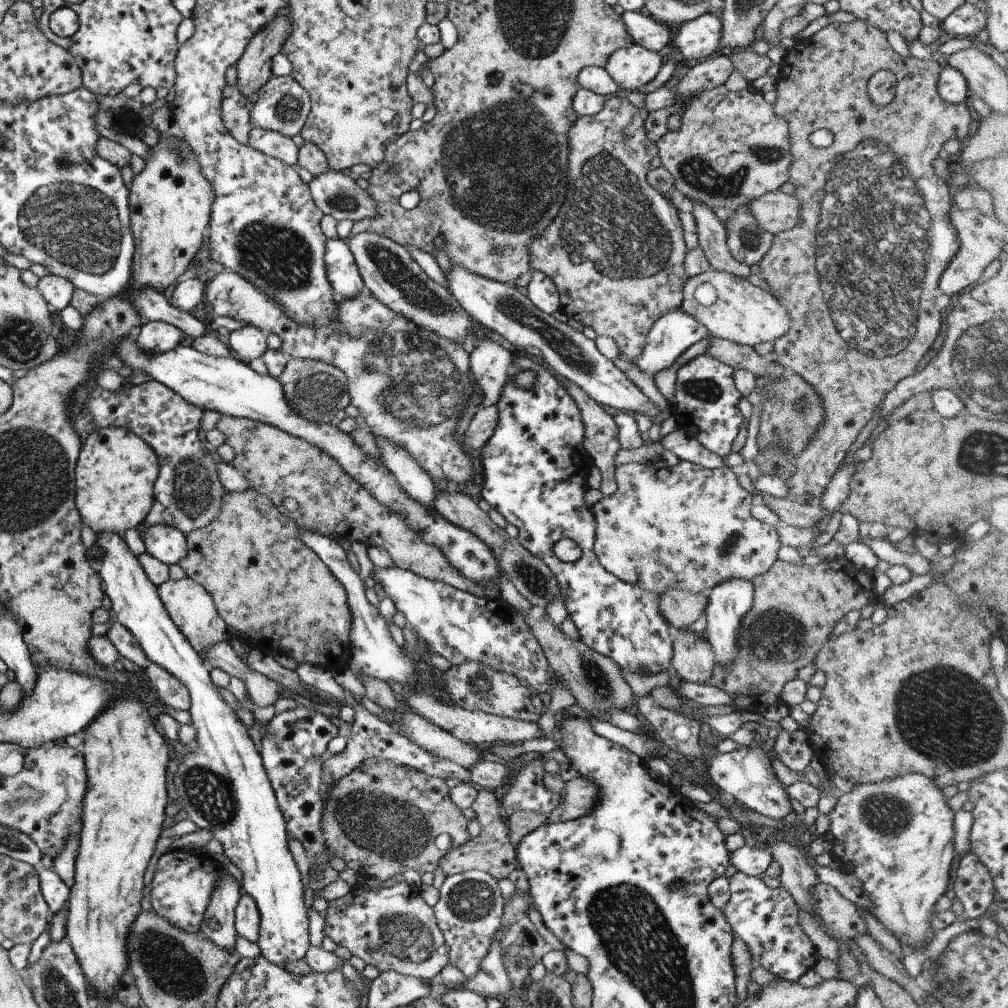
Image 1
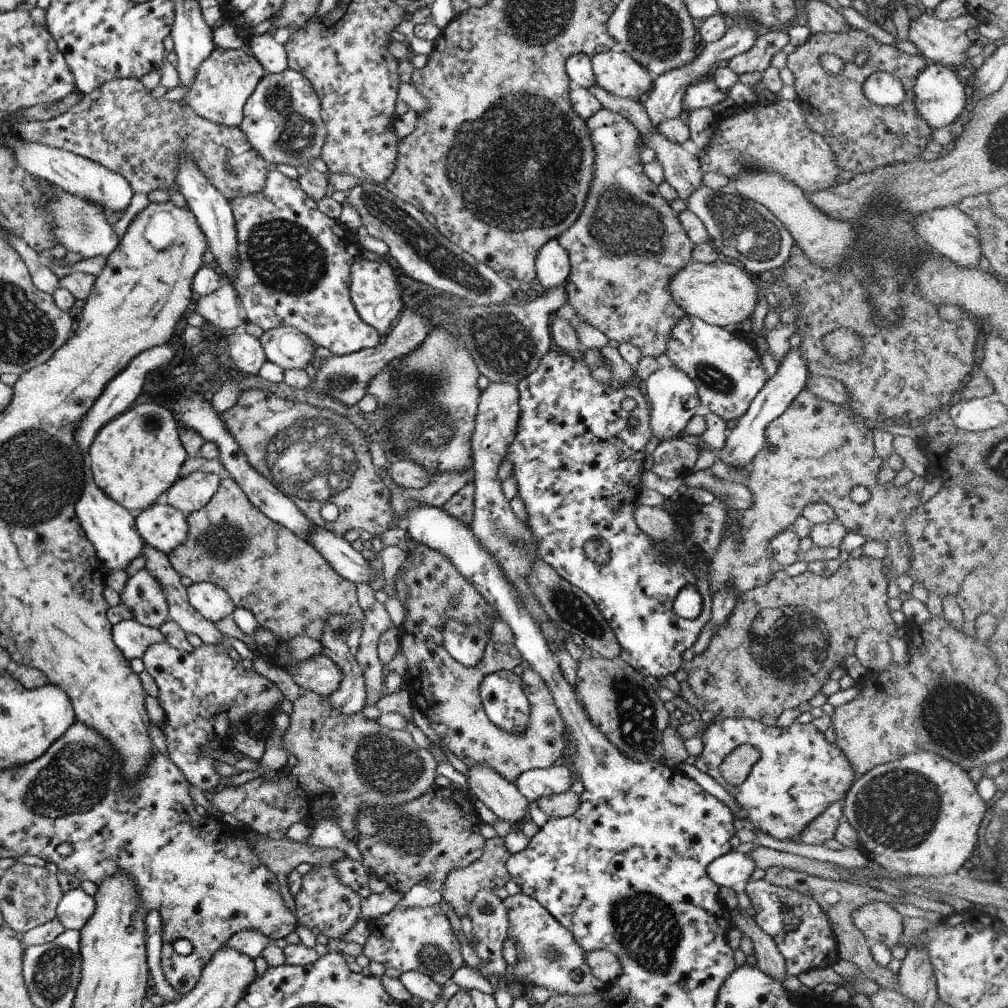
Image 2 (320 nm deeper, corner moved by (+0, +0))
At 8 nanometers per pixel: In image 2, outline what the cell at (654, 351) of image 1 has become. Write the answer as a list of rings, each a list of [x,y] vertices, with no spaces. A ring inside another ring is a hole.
[[[663,361],[659,369],[642,381],[641,386],[650,410],[649,426],[652,436],[660,441],[669,441],[682,435],[686,422],[695,415],[700,404],[693,382],[682,370]]]

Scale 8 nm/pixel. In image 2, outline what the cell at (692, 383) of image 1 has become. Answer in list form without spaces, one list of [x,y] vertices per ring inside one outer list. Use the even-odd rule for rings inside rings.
[[[683,315],[669,331],[662,360],[682,370],[695,385],[700,404],[725,422],[739,418],[763,388],[768,376],[753,345],[731,328],[707,324]]]

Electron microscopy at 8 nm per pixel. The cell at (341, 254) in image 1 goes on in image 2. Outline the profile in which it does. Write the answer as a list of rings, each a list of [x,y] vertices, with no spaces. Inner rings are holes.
[[[381,256],[379,260],[359,258],[350,266],[349,294],[352,305],[359,318],[365,324],[373,327],[381,339],[391,330],[391,326],[403,309],[401,285],[393,269],[394,267],[384,259],[384,256]]]

